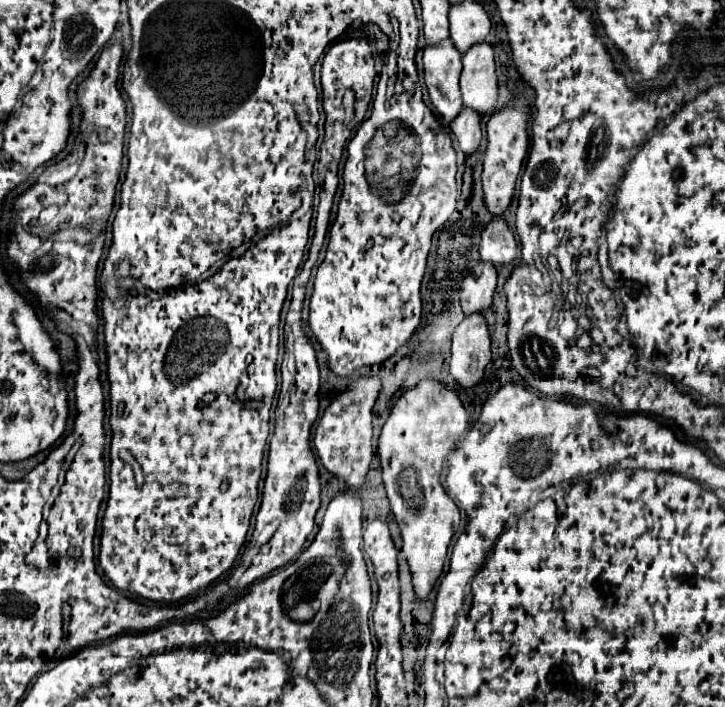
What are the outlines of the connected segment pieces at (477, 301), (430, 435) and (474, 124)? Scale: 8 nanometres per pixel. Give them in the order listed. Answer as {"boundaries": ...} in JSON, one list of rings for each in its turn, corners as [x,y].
{"boundaries":[[[[478,262],[470,276],[462,282],[460,302],[466,316],[482,314],[492,306],[492,296],[496,290],[496,268],[488,262]]],[[[426,378],[400,396],[384,422],[378,440],[384,486],[392,514],[402,532],[414,594],[422,602],[428,600],[442,574],[448,544],[461,521],[458,506],[450,500],[442,486],[442,470],[450,450],[468,430],[469,418],[458,394],[438,380]]],[[[462,108],[462,112],[458,114],[458,118],[450,124],[450,130],[460,146],[460,150],[470,156],[478,150],[480,146],[480,138],[482,138],[482,130],[480,130],[480,114],[470,110],[470,108]]]]}

